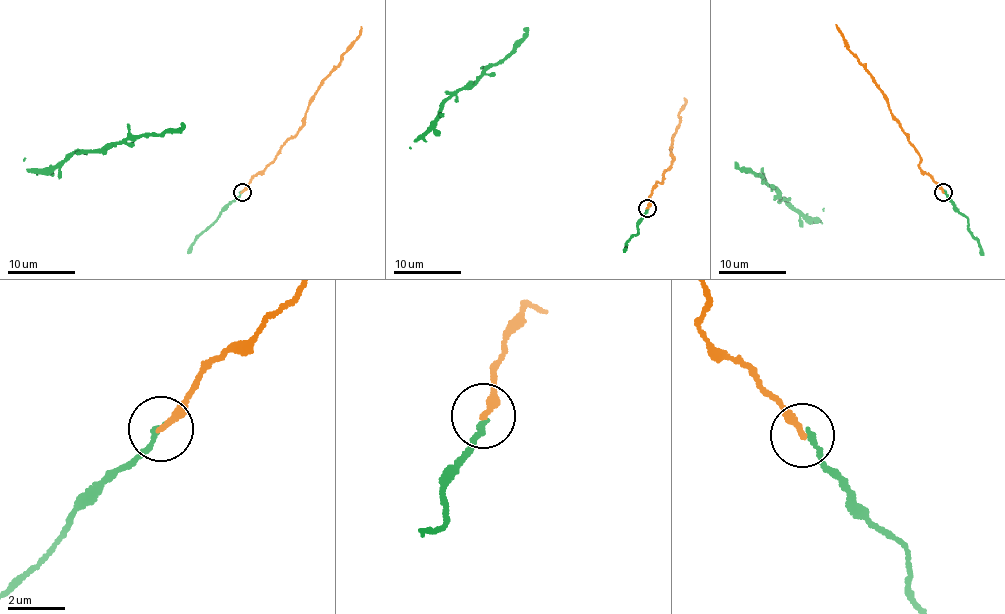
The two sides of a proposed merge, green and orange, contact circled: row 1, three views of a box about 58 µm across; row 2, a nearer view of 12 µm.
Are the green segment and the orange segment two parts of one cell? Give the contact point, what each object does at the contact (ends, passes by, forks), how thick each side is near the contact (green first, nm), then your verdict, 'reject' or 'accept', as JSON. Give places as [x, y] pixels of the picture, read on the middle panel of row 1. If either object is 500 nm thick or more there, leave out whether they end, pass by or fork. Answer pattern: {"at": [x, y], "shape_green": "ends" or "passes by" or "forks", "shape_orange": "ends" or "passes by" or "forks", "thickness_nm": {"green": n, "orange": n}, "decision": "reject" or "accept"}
{"at": [647, 208], "shape_green": "ends", "shape_orange": "ends", "thickness_nm": {"green": 200, "orange": 240}, "decision": "accept"}

